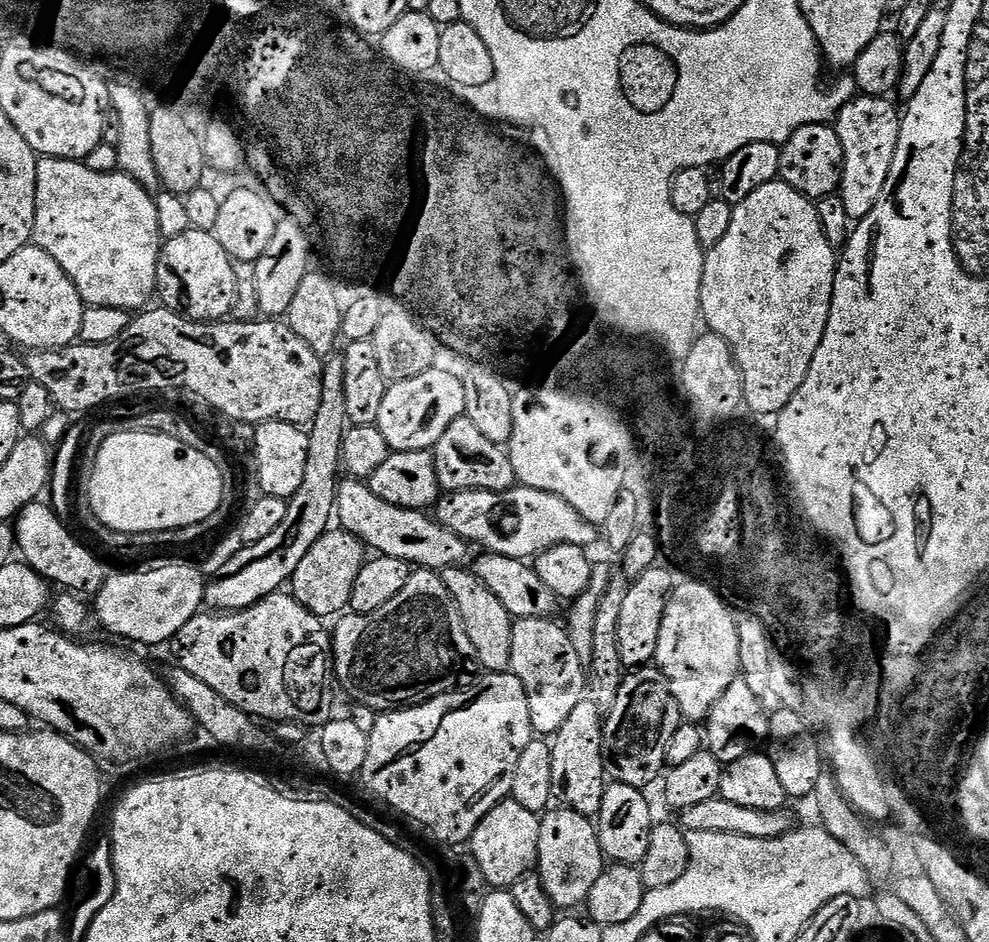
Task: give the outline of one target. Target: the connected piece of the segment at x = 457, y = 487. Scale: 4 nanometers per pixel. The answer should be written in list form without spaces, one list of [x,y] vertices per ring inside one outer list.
[[[462,415],[450,422],[446,434],[438,438],[435,448],[431,449],[438,482],[445,493],[449,492],[505,492],[517,487],[514,466],[508,457],[505,445],[490,442],[478,431],[478,426]]]

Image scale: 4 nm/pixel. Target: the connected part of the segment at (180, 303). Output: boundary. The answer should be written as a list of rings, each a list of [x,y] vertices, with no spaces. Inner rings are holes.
[[[190,227],[186,234],[163,241],[158,258],[156,291],[163,307],[188,320],[219,322],[231,317],[237,294],[234,261],[226,254],[222,242],[218,242],[215,231],[203,232]]]

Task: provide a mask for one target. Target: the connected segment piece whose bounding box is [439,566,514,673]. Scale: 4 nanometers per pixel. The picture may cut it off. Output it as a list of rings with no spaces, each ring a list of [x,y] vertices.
[[[453,566],[439,569],[442,582],[446,582],[446,590],[450,590],[450,598],[458,606],[466,634],[474,646],[481,669],[489,673],[507,672],[512,666],[510,642],[512,641],[512,625],[514,617],[502,606],[502,602],[477,578],[475,571],[464,566]]]

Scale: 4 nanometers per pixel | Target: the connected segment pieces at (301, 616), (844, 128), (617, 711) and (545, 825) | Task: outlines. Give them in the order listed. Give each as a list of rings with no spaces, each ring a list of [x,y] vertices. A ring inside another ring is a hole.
[[[284,590],[273,592],[265,600],[259,600],[254,606],[244,608],[240,612],[208,615],[212,616],[207,616],[207,614],[195,616],[190,622],[186,622],[186,626],[182,626],[182,630],[178,630],[178,634],[174,638],[174,645],[176,644],[176,656],[180,659],[177,660],[179,667],[194,674],[194,678],[198,678],[201,682],[206,682],[206,686],[211,686],[215,692],[222,694],[222,698],[226,698],[226,702],[238,706],[249,716],[259,718],[261,721],[272,720],[271,722],[276,724],[303,724],[305,729],[316,730],[333,719],[332,700],[328,697],[333,688],[330,683],[330,632],[329,629],[324,629],[325,621],[321,617],[306,610],[306,606],[299,604],[291,594]]]
[[[857,94],[842,106],[834,121],[844,155],[844,169],[838,194],[846,205],[846,214],[852,222],[864,220],[866,214],[874,210],[874,205],[882,194],[882,186],[886,186],[886,178],[894,162],[894,150],[898,150],[902,116],[898,108],[896,112],[890,101],[891,99],[883,96]]]
[[[645,666],[629,671],[618,690],[618,702],[604,722],[604,747],[610,757],[611,775],[616,775],[615,783],[641,790],[655,780],[657,783],[666,768],[666,746],[670,746],[670,738],[681,723],[680,707],[660,669]]]
[[[563,806],[553,807],[540,816],[536,868],[546,894],[550,894],[557,909],[576,910],[579,904],[587,905],[590,890],[594,890],[594,882],[598,882],[605,867],[606,857],[596,825],[589,817]]]

